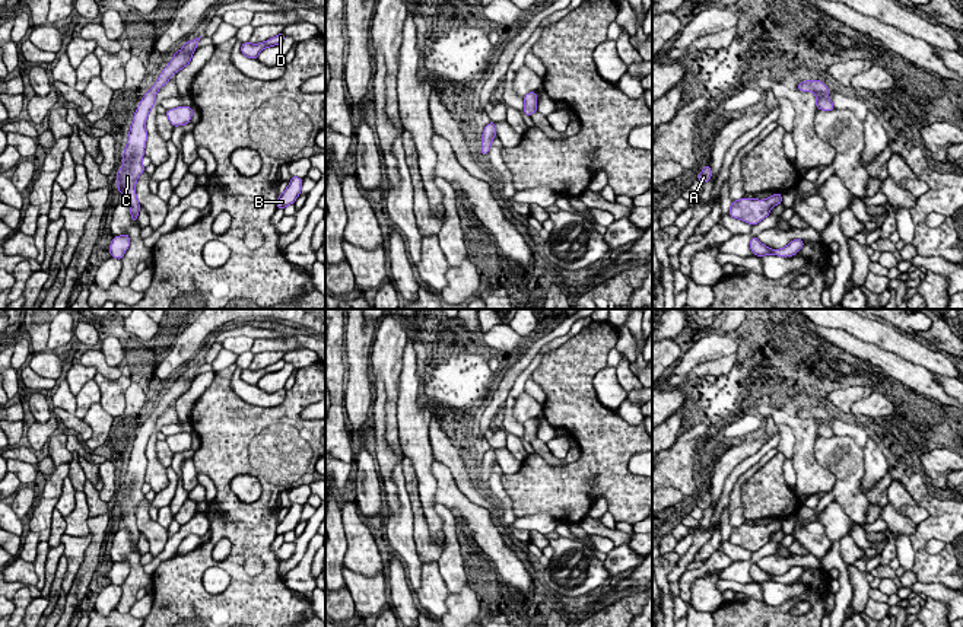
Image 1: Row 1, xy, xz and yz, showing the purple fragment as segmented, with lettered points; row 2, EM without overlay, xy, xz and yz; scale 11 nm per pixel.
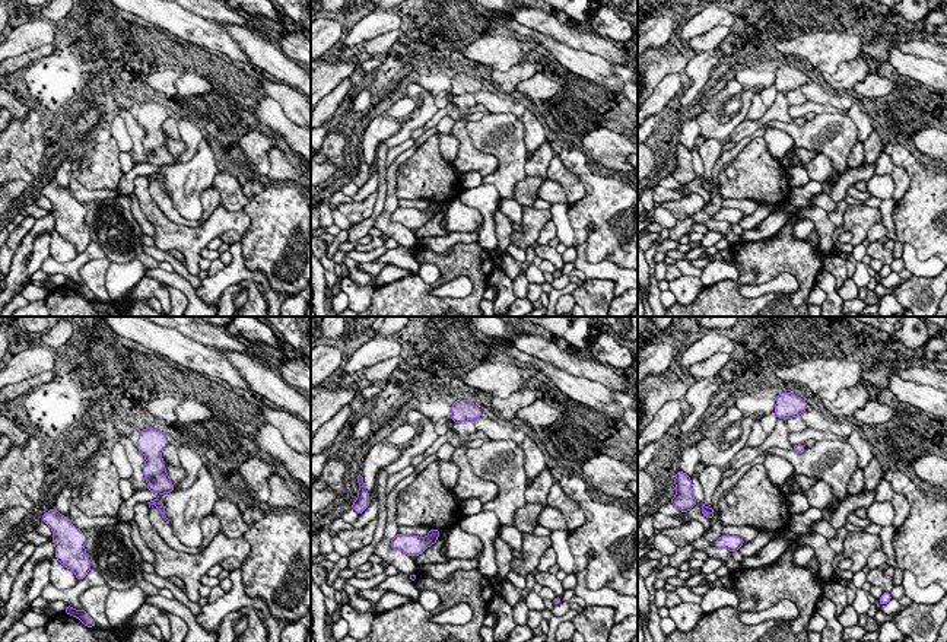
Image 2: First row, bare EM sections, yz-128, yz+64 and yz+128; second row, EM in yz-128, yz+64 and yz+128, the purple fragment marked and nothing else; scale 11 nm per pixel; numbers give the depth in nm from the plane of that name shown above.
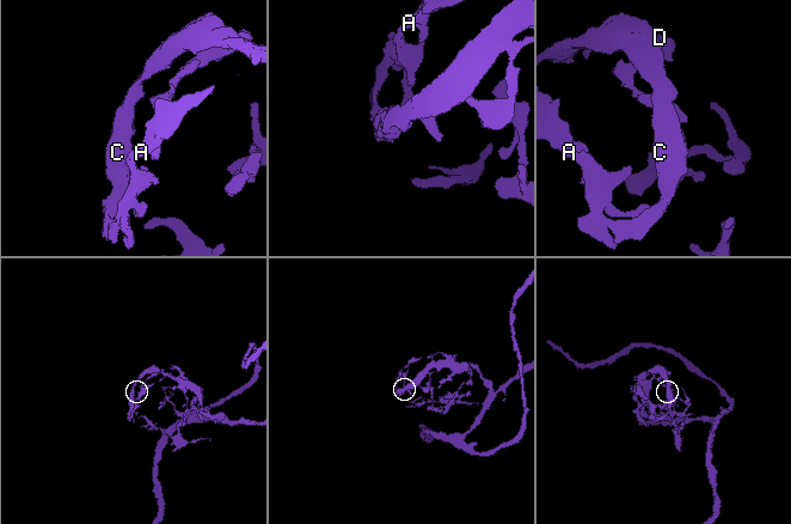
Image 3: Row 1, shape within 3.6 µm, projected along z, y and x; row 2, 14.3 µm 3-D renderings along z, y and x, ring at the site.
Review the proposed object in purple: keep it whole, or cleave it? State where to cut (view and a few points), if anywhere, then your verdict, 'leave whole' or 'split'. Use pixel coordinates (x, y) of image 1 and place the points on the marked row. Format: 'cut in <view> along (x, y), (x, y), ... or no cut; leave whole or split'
no cut; leave whole

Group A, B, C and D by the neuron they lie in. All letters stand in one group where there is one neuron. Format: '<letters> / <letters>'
A B C D

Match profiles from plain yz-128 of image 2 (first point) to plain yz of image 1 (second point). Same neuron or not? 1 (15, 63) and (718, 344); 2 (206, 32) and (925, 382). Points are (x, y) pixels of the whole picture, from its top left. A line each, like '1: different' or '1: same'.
1: different
2: same

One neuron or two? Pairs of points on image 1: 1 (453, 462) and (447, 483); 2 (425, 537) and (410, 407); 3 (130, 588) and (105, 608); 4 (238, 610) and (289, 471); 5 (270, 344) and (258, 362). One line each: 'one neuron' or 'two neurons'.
1: two neurons
2: two neurons
3: two neurons
4: one neuron
5: two neurons

